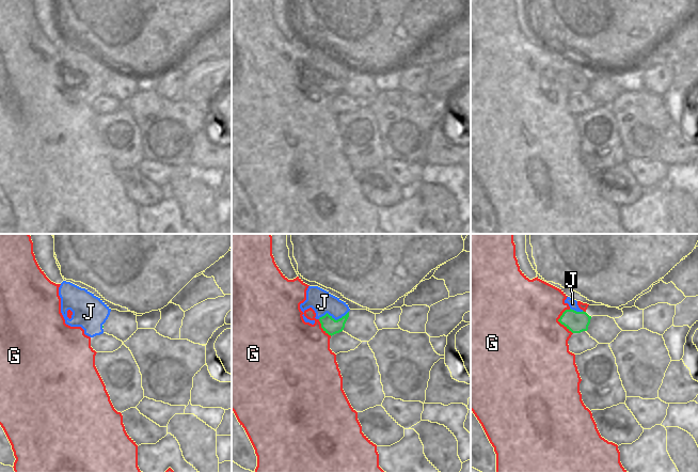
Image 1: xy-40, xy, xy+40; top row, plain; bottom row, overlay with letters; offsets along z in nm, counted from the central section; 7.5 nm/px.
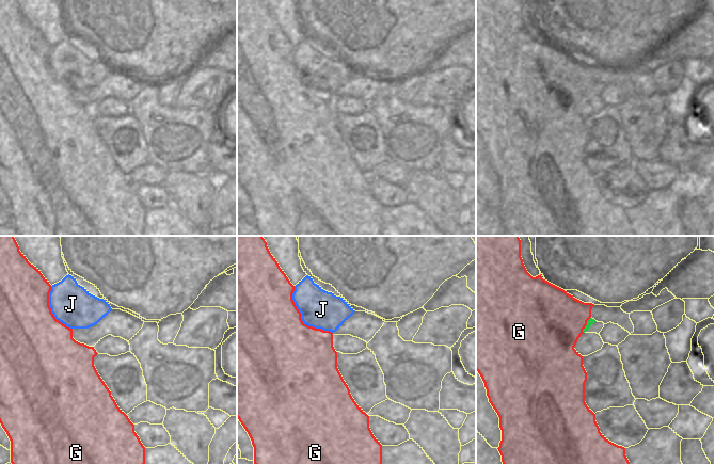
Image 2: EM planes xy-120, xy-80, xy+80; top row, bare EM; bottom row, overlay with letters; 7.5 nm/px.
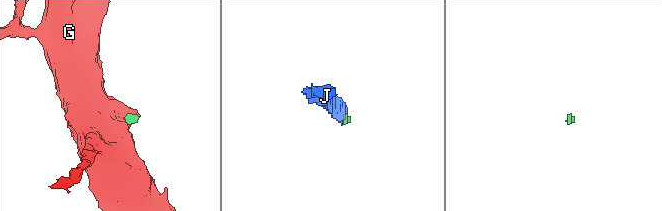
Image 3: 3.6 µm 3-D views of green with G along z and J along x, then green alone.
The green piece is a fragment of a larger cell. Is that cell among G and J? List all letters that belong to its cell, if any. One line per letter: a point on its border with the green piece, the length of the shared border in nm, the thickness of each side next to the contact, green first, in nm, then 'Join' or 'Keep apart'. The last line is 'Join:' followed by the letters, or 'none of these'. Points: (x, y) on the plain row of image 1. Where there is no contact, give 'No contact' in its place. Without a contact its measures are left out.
G: Touches green at xy+40 (559, 82). Shared border 200 nm. Thickness 160 nm (green) against 500 nm. Keep apart
J: Touches green at xy (333, 79). Shared border 240 nm. Thickness 120 nm (green) against 170 nm. Join
Join: J

